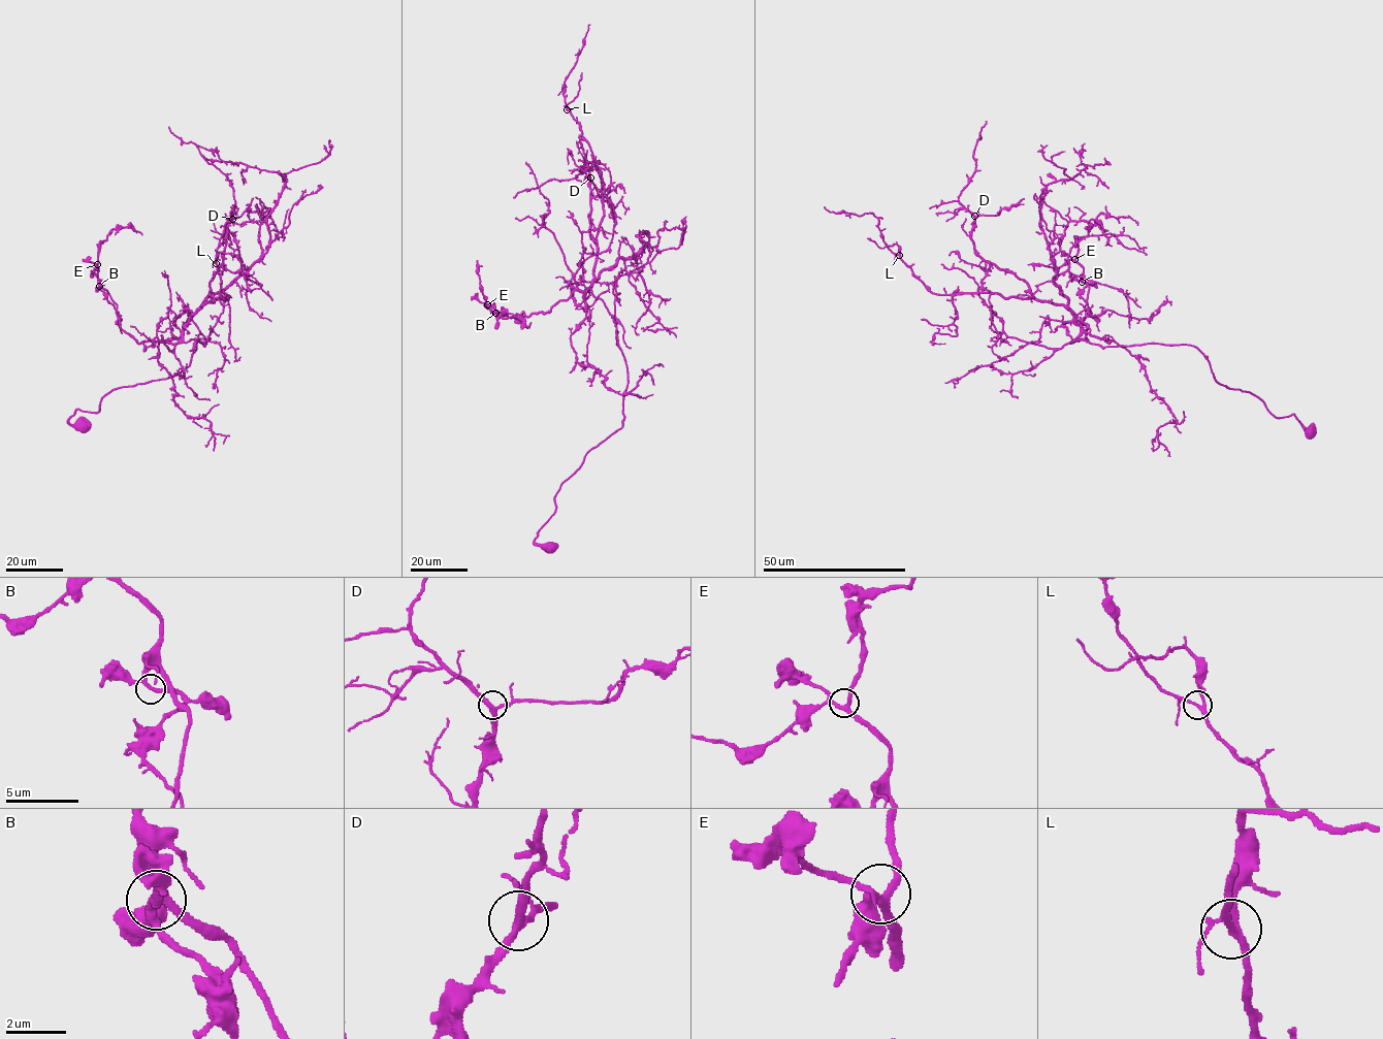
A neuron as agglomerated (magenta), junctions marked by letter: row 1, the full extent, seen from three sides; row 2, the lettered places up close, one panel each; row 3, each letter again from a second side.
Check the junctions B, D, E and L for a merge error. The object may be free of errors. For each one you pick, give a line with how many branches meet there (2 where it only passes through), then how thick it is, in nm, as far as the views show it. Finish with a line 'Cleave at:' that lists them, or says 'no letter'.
Cleave at: no letter

